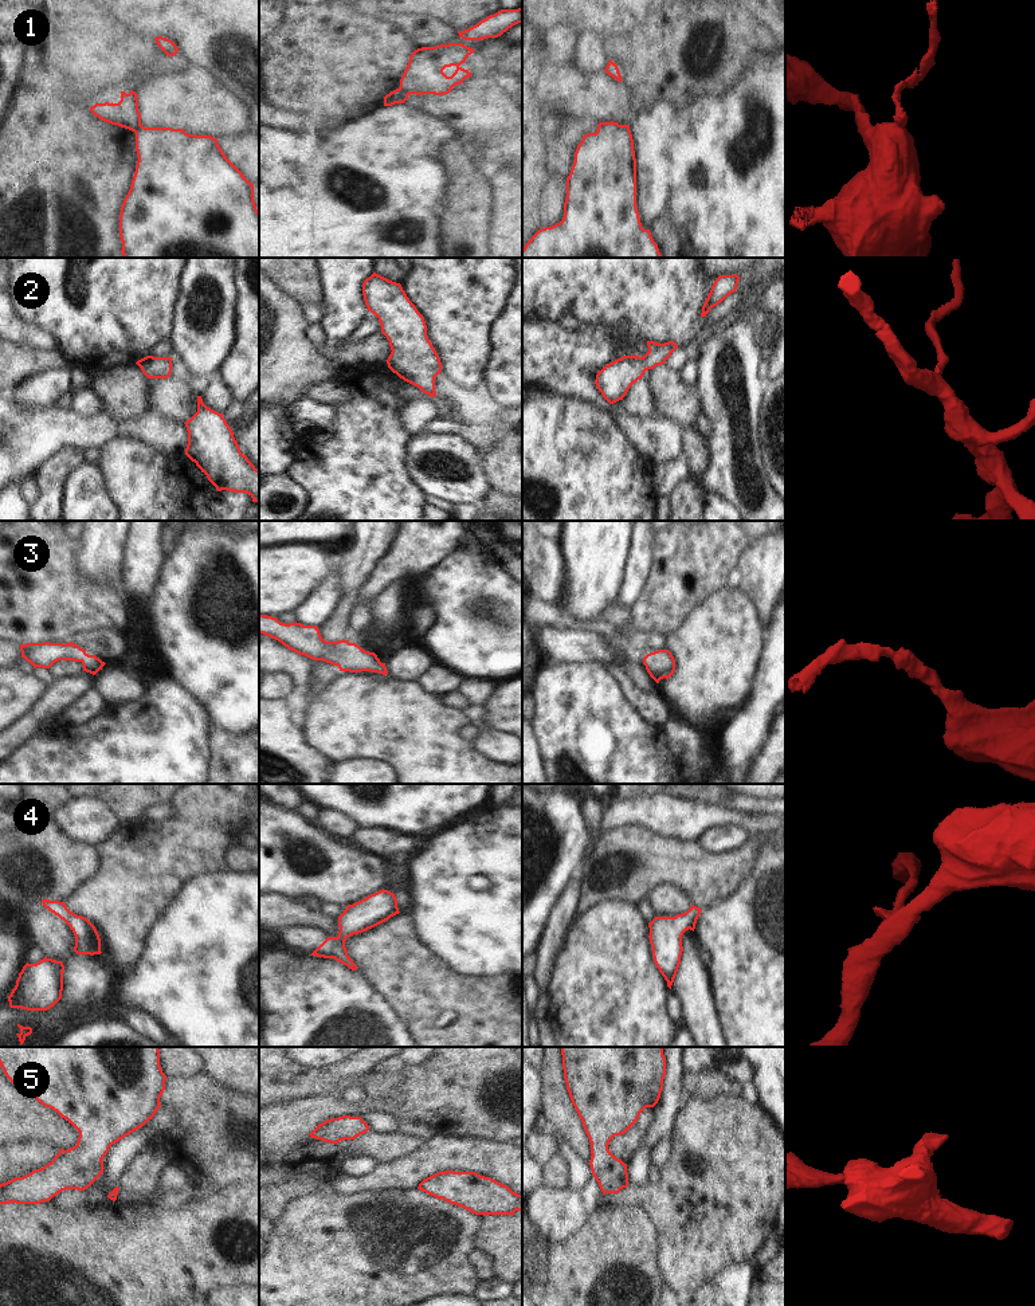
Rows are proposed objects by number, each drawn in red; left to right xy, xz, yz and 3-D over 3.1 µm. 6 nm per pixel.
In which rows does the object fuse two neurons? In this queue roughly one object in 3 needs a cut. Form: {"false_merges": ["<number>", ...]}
{"false_merges": ["1"]}

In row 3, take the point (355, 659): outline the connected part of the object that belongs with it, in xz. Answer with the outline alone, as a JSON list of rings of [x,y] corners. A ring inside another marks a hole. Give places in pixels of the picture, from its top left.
[[[259,615],[259,634],[281,642],[299,655],[337,666],[340,671],[388,674],[385,663],[381,663],[375,652],[365,651],[349,640],[326,642],[315,625],[297,621],[286,624],[277,617]]]

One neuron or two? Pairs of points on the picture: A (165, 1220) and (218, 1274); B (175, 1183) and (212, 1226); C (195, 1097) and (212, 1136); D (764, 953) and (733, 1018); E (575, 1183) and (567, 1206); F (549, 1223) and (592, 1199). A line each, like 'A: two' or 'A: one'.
A: one
B: two
C: one
D: one
E: two
F: one

